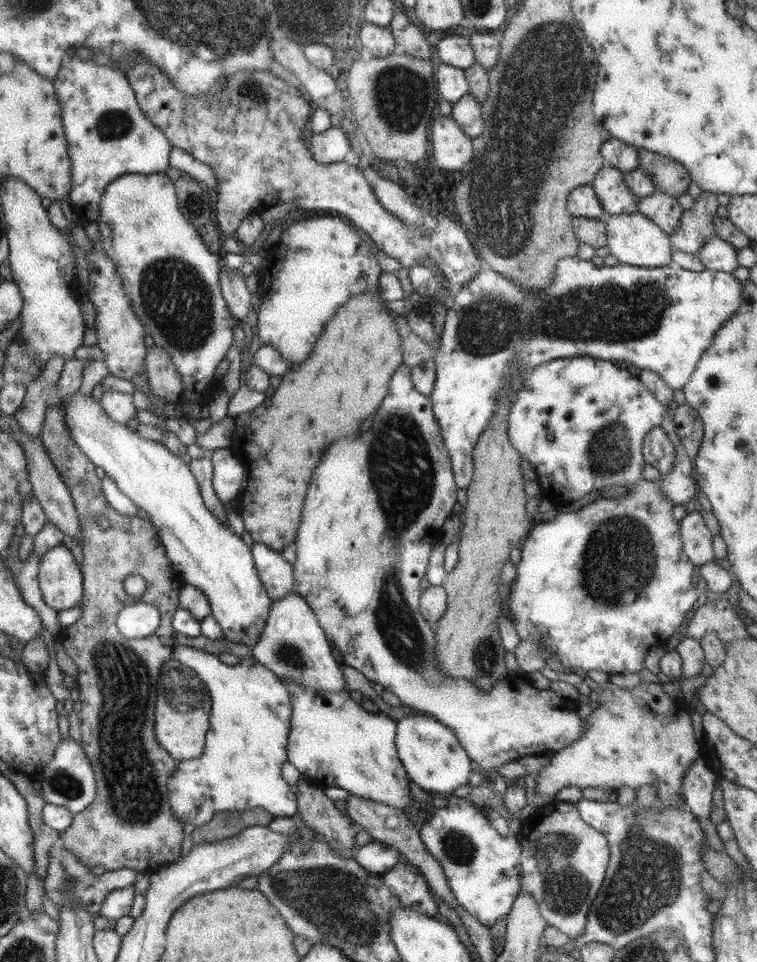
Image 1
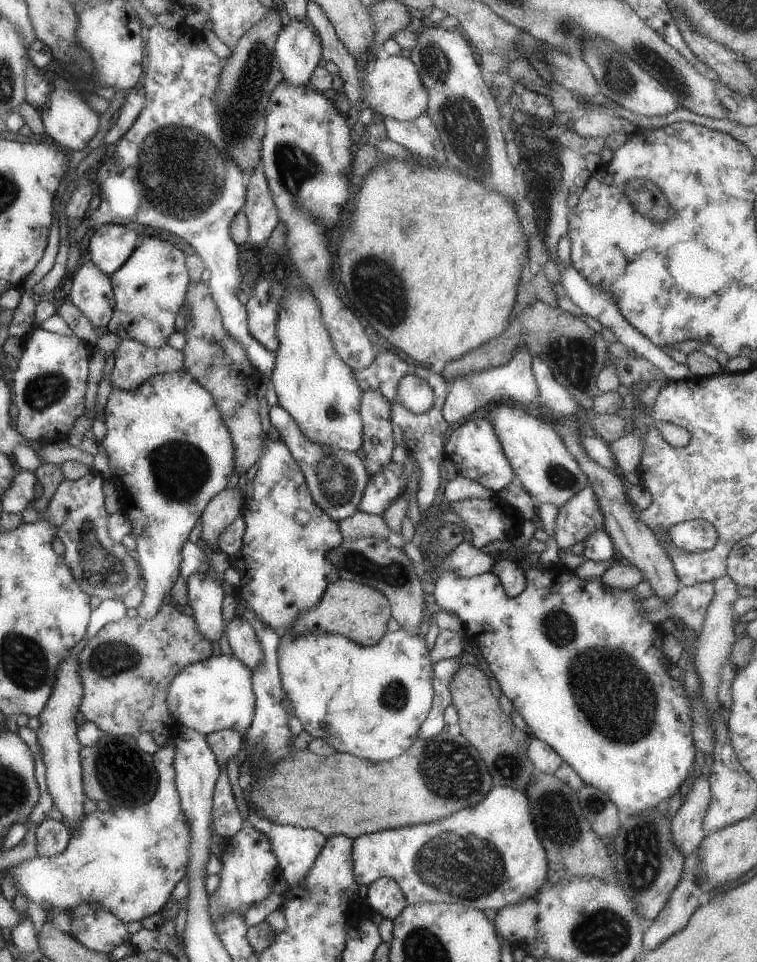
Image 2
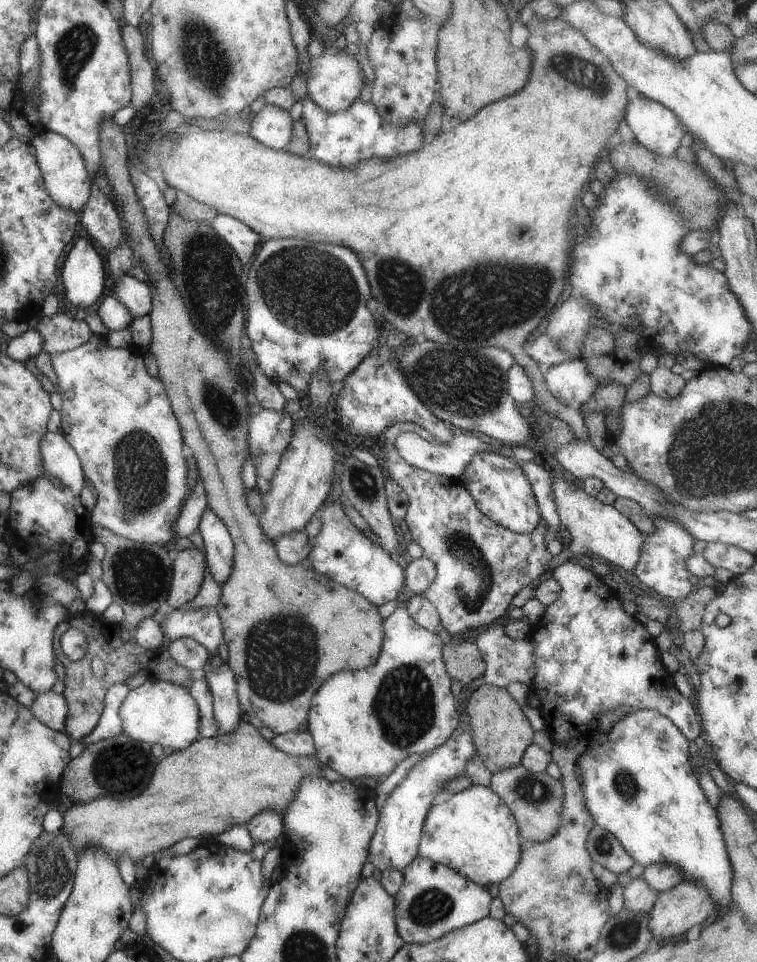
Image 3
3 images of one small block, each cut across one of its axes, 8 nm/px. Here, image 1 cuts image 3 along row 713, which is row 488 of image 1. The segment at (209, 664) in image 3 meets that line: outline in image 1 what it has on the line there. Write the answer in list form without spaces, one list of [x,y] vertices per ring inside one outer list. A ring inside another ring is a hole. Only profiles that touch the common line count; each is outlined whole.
[[[229,447],[217,448],[207,453],[212,464],[212,488],[215,496],[226,504],[235,499],[243,480],[242,464],[231,456]]]

